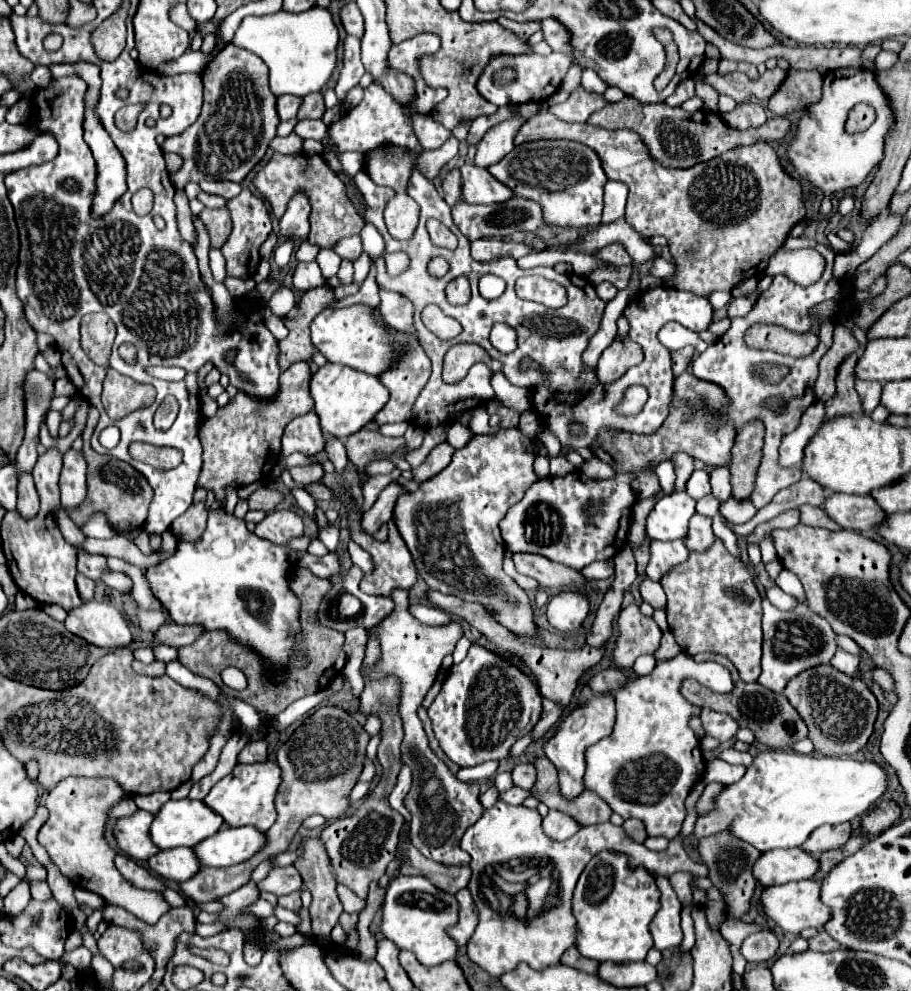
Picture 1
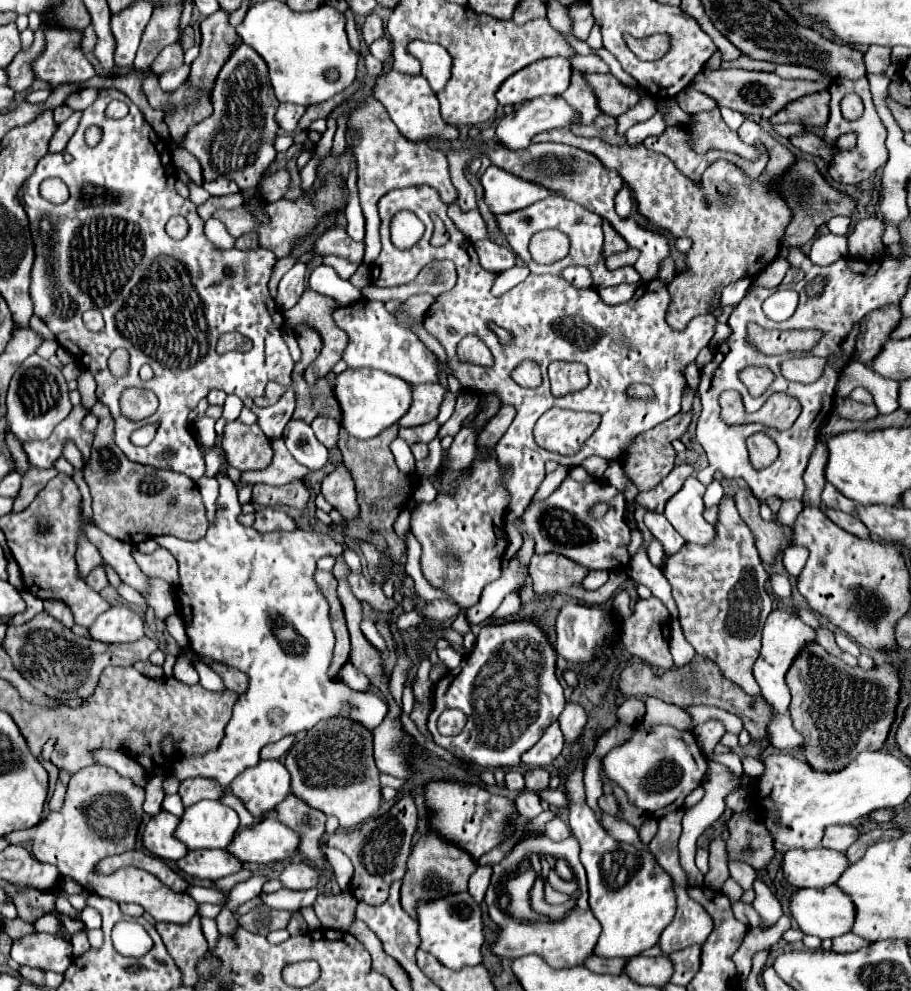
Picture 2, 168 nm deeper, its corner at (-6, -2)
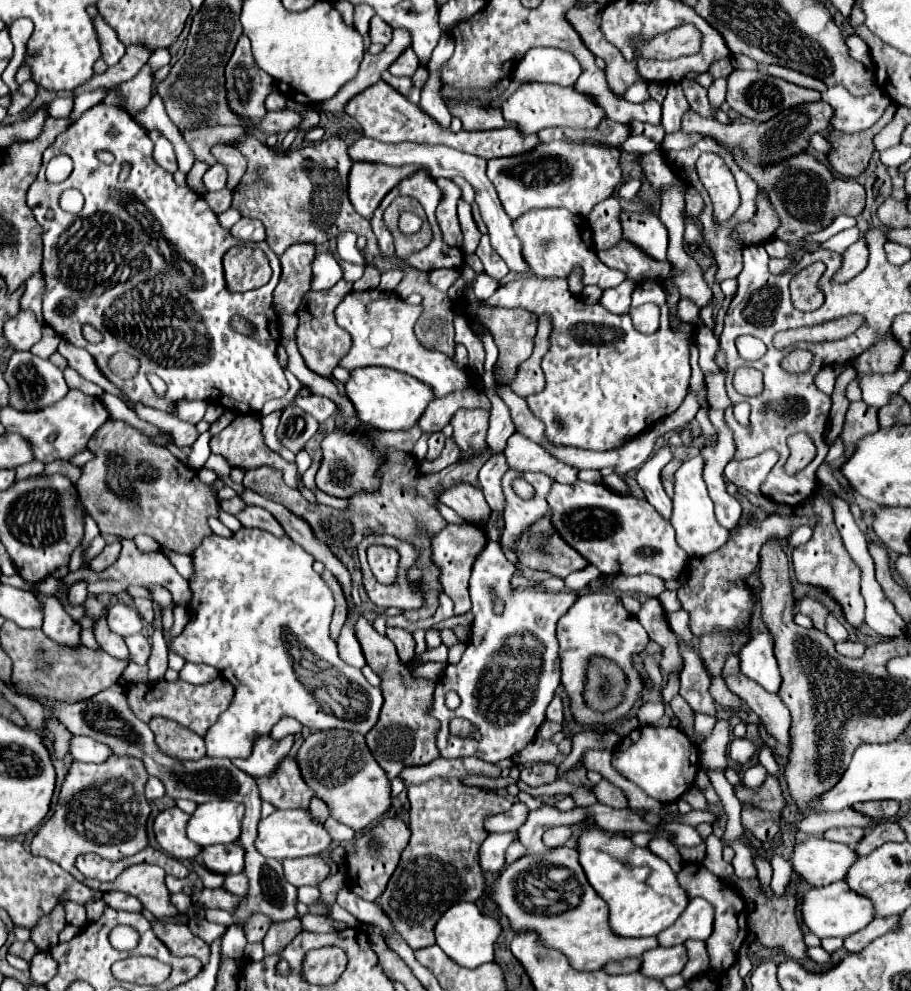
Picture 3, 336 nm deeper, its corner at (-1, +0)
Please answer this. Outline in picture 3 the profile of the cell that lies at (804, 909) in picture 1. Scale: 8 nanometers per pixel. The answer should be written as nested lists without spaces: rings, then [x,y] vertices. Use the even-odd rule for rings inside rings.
[[[844,880],[822,886],[822,888],[812,888],[804,896],[802,916],[804,916],[804,922],[810,928],[810,932],[814,932],[818,938],[826,938],[826,936],[848,938],[850,934],[866,928],[876,918],[874,904],[868,898],[862,898],[860,894],[854,894],[854,890],[850,890]]]

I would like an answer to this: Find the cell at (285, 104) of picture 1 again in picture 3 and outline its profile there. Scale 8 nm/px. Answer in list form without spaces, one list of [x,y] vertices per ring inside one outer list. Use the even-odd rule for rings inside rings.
[[[274,90],[272,94],[268,94],[268,98],[266,98],[266,110],[284,110],[284,108],[286,108],[286,98],[278,90]]]

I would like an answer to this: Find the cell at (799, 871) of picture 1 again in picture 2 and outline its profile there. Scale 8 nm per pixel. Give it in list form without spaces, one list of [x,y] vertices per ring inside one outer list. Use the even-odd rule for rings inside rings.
[[[815,848],[815,850],[789,850],[783,856],[783,876],[795,888],[825,888],[837,882],[849,866],[843,852]]]

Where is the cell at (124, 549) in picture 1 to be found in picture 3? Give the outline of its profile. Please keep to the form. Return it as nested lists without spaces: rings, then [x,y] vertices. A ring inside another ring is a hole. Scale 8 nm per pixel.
[[[161,548],[161,551],[168,556],[169,560],[181,576],[186,580],[191,578],[194,569],[192,559],[189,555],[176,554],[172,551],[164,550],[163,548]]]

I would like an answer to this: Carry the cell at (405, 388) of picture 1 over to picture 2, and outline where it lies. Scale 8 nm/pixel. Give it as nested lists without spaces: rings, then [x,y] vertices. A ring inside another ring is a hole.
[[[417,384],[411,392],[411,408],[407,410],[407,416],[399,420],[399,426],[419,426],[435,420],[439,414],[439,404],[443,400],[443,388],[439,384]]]

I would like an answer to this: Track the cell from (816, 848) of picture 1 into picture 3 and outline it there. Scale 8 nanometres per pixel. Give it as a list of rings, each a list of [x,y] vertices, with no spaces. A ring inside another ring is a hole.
[[[830,828],[828,832],[824,832],[824,838],[856,846],[864,838],[864,828]]]

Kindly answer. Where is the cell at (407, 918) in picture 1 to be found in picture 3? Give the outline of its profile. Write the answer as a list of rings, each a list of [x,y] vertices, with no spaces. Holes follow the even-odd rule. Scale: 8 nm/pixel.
[[[472,902],[454,904],[436,924],[436,944],[450,954],[450,958],[466,968],[478,968],[486,962],[494,960],[494,944],[502,934],[502,926],[498,920],[482,914]]]

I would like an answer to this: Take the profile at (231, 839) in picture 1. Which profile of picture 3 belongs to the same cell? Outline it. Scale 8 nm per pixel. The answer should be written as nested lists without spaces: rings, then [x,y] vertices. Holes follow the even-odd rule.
[[[276,810],[268,818],[262,818],[258,824],[258,838],[256,848],[262,856],[284,860],[284,858],[298,858],[298,856],[316,856],[322,854],[332,846],[332,838],[326,832],[324,824],[314,820],[310,810]]]

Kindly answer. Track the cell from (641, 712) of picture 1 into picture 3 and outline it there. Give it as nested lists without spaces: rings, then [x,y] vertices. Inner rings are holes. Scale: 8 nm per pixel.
[[[640,726],[636,730],[630,732],[632,744],[620,744],[614,754],[612,754],[612,766],[620,770],[622,776],[626,776],[628,780],[632,780],[634,784],[638,784],[648,796],[652,796],[658,802],[676,802],[692,784],[694,778],[700,770],[700,756],[696,746],[686,738],[686,734],[680,728],[650,728],[650,726]]]

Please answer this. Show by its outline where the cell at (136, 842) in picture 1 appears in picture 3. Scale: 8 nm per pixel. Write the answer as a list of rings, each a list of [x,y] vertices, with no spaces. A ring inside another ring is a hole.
[[[178,806],[162,810],[154,820],[154,834],[160,848],[178,860],[194,860],[202,850],[202,846],[186,836],[188,820],[190,814],[182,812]]]

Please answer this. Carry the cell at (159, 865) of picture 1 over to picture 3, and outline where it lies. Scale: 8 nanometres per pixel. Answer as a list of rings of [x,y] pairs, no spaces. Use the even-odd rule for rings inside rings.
[[[214,844],[202,848],[196,862],[216,874],[240,874],[244,870],[244,850],[238,844]]]

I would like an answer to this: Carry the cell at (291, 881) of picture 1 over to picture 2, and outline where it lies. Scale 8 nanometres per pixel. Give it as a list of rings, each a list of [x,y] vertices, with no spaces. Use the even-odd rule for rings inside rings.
[[[291,862],[285,866],[285,870],[281,872],[279,876],[283,888],[289,888],[289,890],[309,890],[309,888],[315,888],[317,882],[319,882],[319,872],[309,866],[307,862]]]

